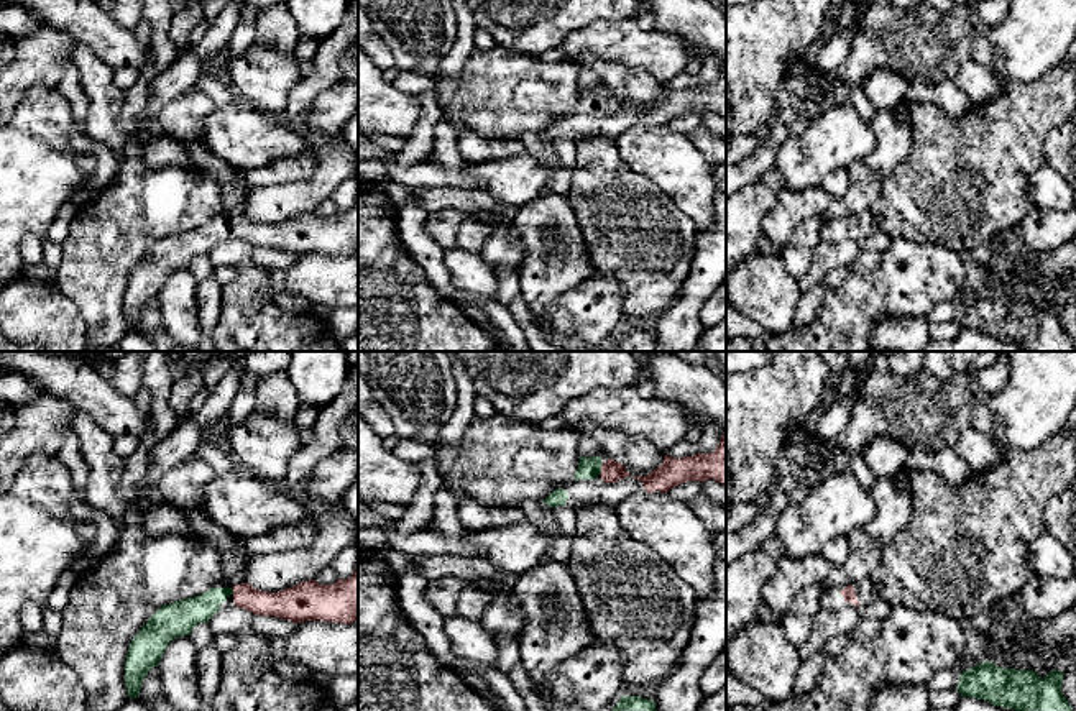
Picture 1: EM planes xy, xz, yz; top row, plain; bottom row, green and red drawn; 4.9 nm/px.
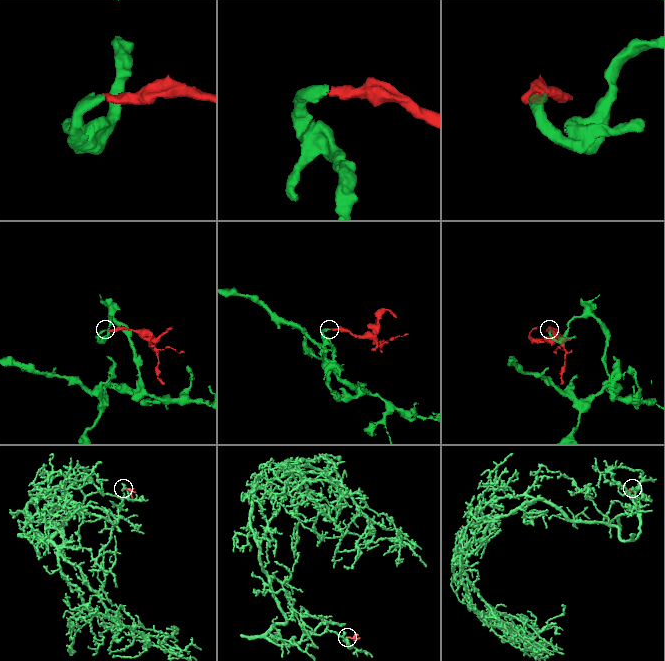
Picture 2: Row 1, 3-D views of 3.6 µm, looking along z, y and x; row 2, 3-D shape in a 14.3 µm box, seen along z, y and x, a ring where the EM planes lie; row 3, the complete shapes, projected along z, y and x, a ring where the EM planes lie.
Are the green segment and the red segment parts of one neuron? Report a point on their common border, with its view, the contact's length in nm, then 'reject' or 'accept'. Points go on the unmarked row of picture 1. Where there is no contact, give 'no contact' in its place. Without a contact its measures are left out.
xz (600, 100) | 60 nm | accept

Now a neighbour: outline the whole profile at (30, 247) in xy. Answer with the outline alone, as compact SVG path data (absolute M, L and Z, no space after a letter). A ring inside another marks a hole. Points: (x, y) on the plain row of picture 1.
M26 233L20 241L20 255L25 266L41 263L41 236Z

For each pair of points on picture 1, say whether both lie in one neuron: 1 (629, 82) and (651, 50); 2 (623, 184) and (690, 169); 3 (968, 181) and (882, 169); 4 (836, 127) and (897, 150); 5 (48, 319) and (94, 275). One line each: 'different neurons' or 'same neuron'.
1: different neurons
2: different neurons
3: different neurons
4: different neurons
5: different neurons

